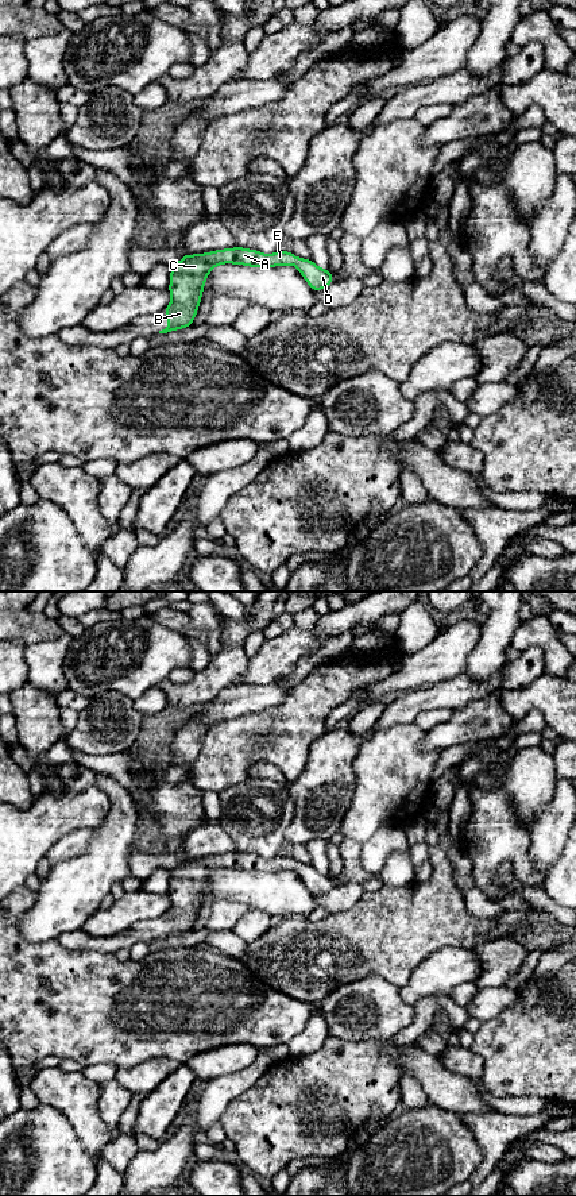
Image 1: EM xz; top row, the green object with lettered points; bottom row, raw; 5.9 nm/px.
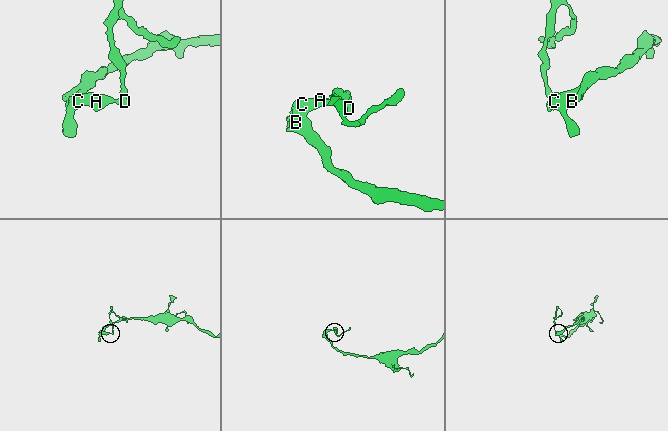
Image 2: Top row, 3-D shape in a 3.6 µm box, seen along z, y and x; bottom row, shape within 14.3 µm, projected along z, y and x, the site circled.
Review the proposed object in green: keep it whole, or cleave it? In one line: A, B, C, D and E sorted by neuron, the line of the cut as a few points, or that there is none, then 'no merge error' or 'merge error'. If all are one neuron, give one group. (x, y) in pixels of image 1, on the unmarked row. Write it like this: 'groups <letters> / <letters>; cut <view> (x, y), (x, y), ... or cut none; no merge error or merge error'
groups A B C D E; cut none; no merge error

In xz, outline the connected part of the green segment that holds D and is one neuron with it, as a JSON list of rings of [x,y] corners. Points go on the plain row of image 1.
[[[233,852],[197,860],[183,859],[178,868],[170,871],[169,896],[171,906],[163,915],[163,919],[169,923],[169,930],[159,938],[193,930],[206,881],[214,871],[223,868],[248,872],[294,869],[313,896],[326,894],[335,886],[330,875],[320,873],[312,864],[297,863],[289,856],[277,856],[267,860],[256,854]]]

